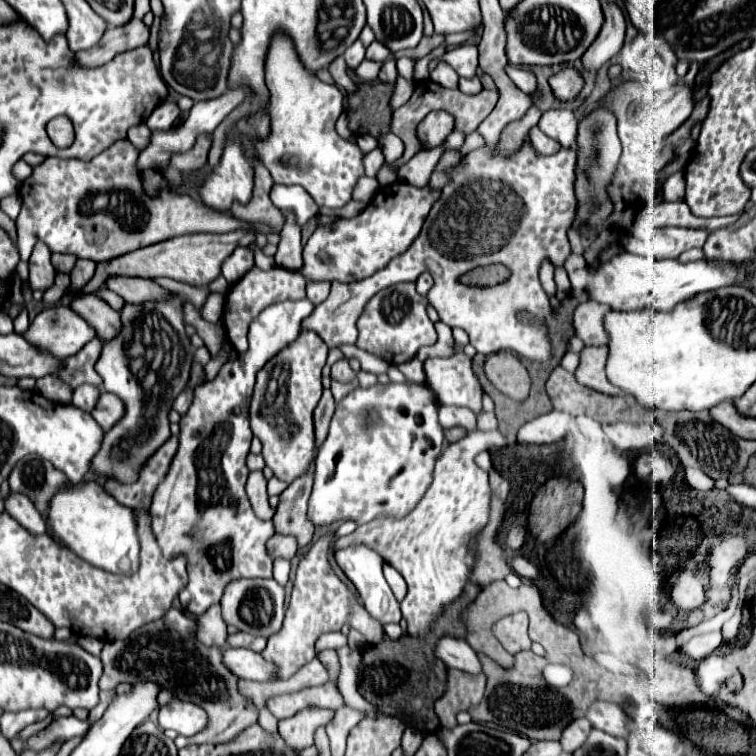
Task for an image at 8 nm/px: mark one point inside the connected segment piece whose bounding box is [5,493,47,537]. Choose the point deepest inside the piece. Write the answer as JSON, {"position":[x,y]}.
{"position":[19,507]}

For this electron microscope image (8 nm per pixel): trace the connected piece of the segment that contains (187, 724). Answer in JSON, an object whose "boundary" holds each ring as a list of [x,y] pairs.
{"boundary":[[[173,699],[165,707],[161,707],[159,725],[161,729],[177,731],[183,737],[193,737],[209,725],[209,717],[195,703]]]}

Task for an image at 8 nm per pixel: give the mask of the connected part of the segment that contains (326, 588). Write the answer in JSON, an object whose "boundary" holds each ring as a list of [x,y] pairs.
{"boundary":[[[327,533],[319,537],[309,547],[309,551],[305,551],[297,569],[291,601],[285,613],[285,623],[279,633],[269,637],[267,647],[261,653],[265,659],[277,663],[281,679],[291,677],[295,671],[299,671],[305,663],[309,663],[315,657],[315,641],[323,633],[341,631],[343,625],[349,625],[351,629],[361,631],[373,645],[377,645],[383,637],[383,625],[365,611],[357,595],[351,593],[349,587],[335,573],[333,569],[333,543],[335,541],[337,541],[335,533]]]}

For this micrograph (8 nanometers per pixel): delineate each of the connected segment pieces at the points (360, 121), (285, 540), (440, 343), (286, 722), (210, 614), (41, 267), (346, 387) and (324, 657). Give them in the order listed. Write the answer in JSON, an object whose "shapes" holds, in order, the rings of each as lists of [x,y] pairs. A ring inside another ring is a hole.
{"shapes":[[[[361,83],[357,93],[349,97],[349,129],[353,135],[373,135],[379,139],[379,133],[391,133],[391,95],[395,85],[391,83]]],[[[273,535],[273,539],[269,541],[269,551],[271,551],[273,559],[277,559],[277,557],[293,557],[297,553],[297,549],[299,549],[299,545],[297,545],[295,537]]],[[[439,321],[439,323],[435,323],[435,329],[437,329],[439,339],[437,339],[437,343],[433,347],[419,349],[417,352],[419,361],[424,362],[427,357],[449,357],[449,355],[453,355],[455,341],[453,341],[453,335],[451,335],[451,327],[447,327],[445,323]]],[[[303,709],[297,715],[279,721],[279,733],[295,749],[305,749],[315,743],[317,727],[327,727],[333,719],[333,711],[329,709]]],[[[213,605],[207,609],[205,615],[197,617],[197,625],[201,625],[201,633],[199,639],[205,643],[205,645],[225,645],[225,639],[227,639],[227,625],[223,621],[221,607],[219,605]]],[[[37,243],[35,251],[29,259],[31,289],[45,291],[49,285],[53,285],[53,279],[55,279],[55,269],[51,265],[51,251],[43,243]]],[[[333,379],[331,381],[331,393],[335,397],[335,403],[339,403],[345,395],[349,395],[349,391],[353,391],[355,387],[357,387],[357,381],[353,381],[353,383],[341,383],[341,381]]],[[[327,649],[327,651],[319,653],[319,659],[329,667],[331,681],[337,681],[337,675],[339,675],[339,659],[337,659],[337,653],[333,649]]]]}

